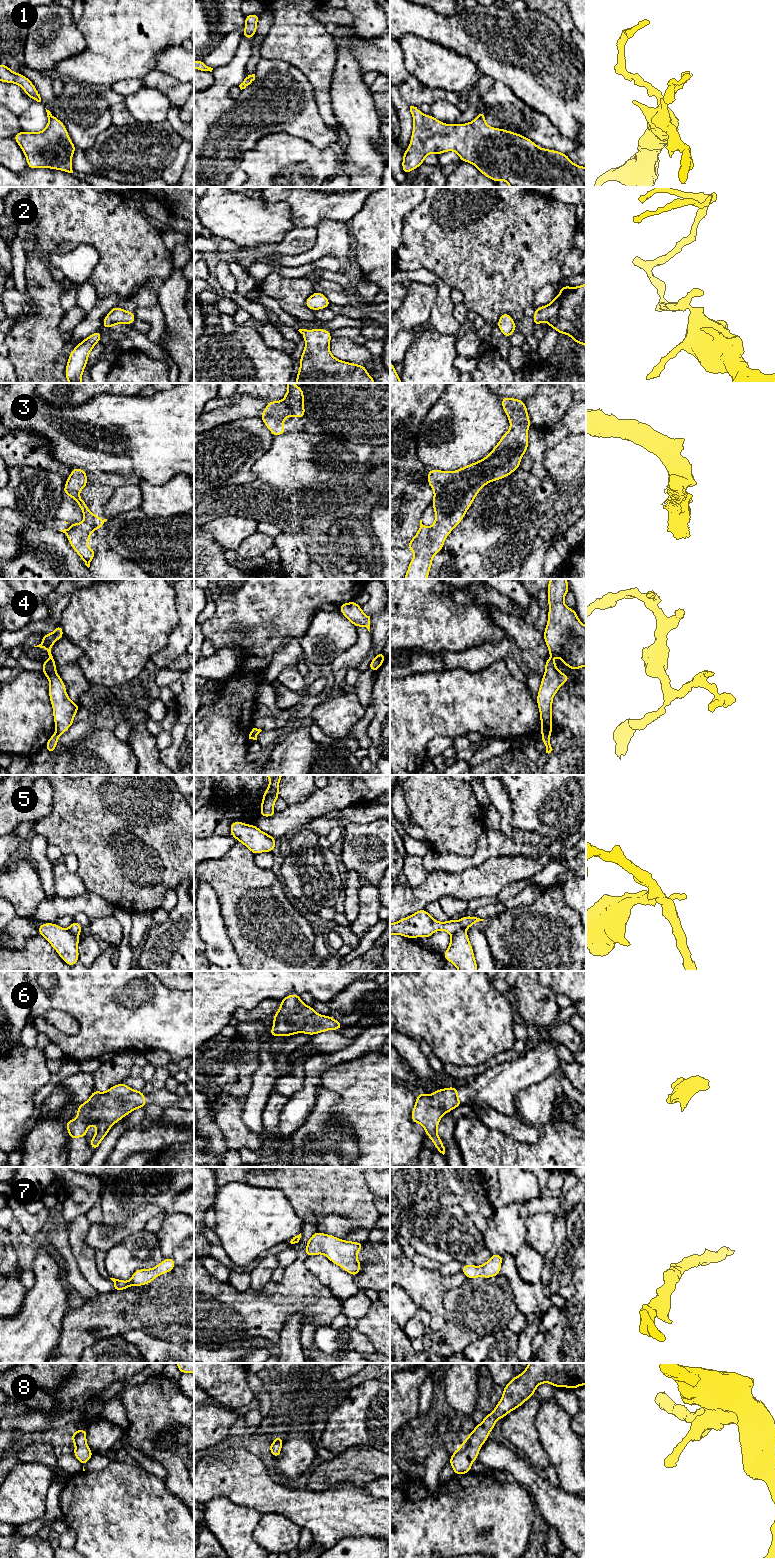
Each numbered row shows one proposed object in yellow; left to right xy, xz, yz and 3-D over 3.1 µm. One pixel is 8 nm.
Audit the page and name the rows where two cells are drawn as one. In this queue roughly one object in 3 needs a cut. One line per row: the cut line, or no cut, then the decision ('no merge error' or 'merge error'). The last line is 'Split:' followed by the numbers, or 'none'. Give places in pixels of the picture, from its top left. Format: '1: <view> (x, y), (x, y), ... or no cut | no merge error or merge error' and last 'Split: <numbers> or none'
1: no cut | no merge error
2: no cut | no merge error
3: no cut | no merge error
4: yz (549, 733), (542, 735) | merge error
5: yz (465, 928), (461, 928), (451, 935) | merge error
6: no cut | no merge error
7: no cut | no merge error
8: no cut | no merge error
Split: 4, 5

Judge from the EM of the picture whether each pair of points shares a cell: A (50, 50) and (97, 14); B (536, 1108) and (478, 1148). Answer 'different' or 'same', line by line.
A: different
B: different

